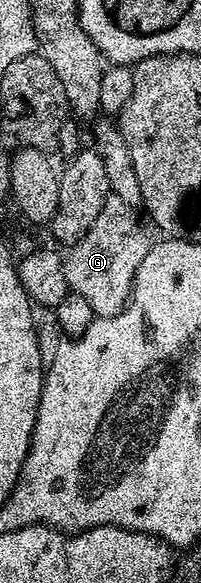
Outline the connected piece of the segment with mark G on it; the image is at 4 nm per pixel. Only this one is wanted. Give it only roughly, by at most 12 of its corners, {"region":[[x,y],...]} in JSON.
{"region":[[113,193],[64,255],[95,316],[130,300],[151,240]]}

